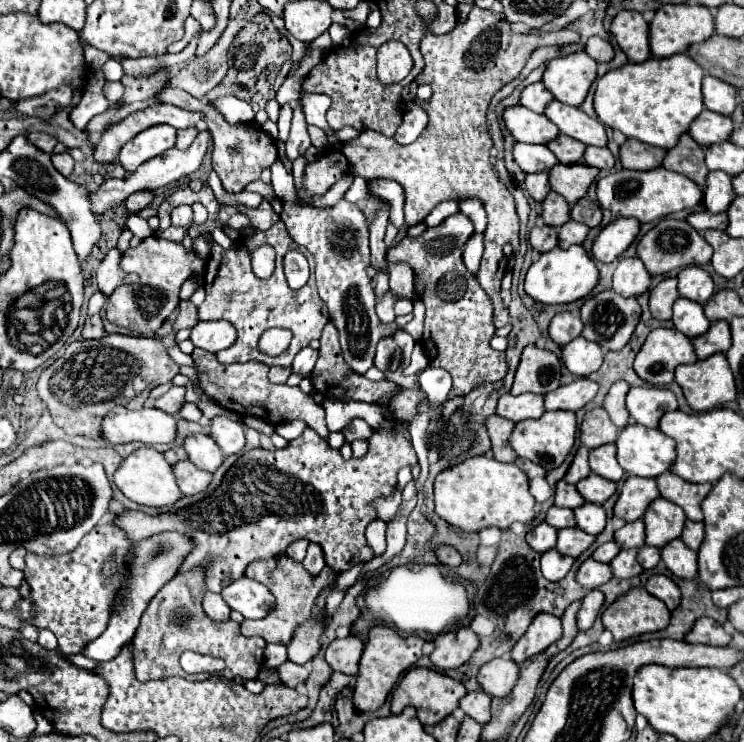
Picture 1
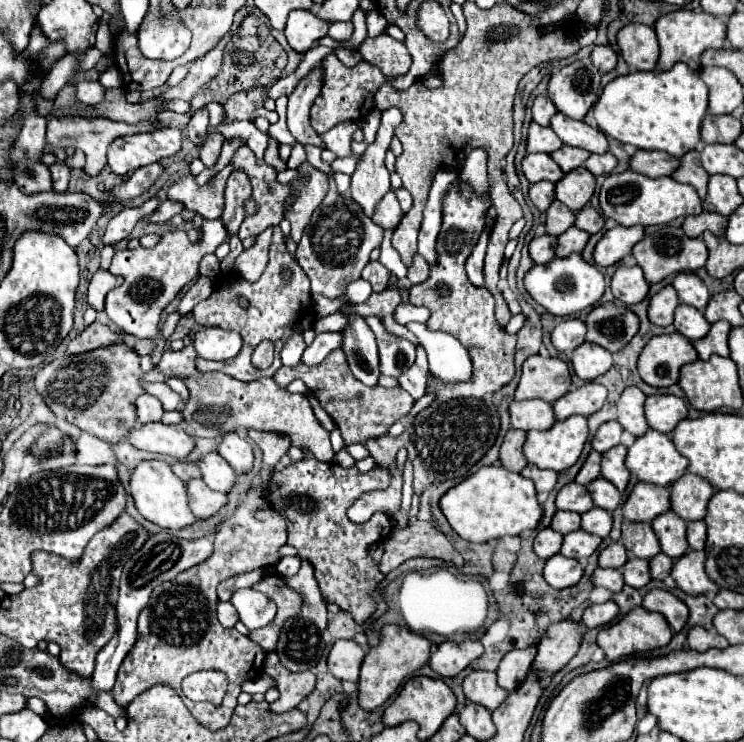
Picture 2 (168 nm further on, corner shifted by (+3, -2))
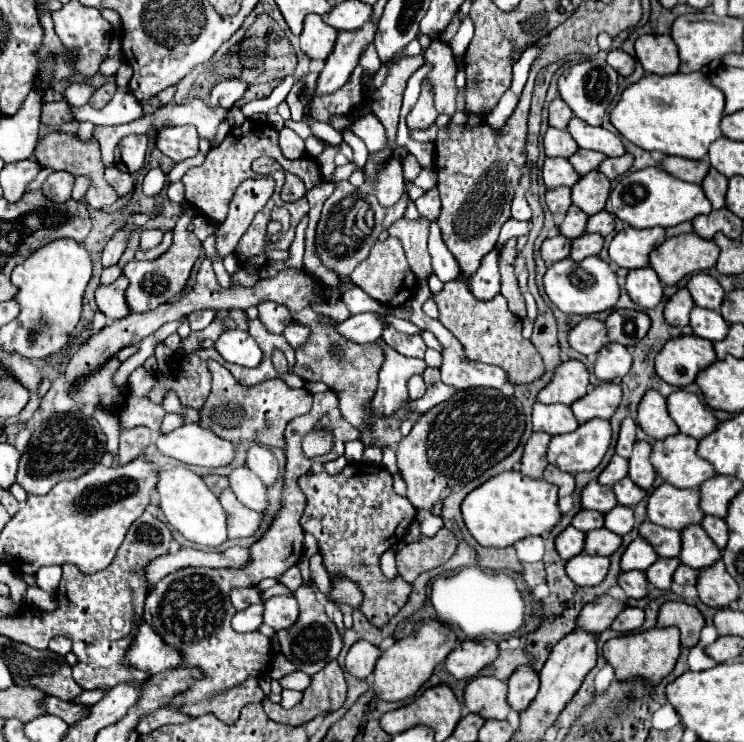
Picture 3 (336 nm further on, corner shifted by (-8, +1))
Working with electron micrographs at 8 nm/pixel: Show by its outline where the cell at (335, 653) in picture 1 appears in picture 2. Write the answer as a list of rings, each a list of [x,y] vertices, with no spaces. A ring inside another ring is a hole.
[[[337,640],[329,652],[327,666],[335,678],[357,682],[363,658],[363,648],[357,646],[353,640]]]

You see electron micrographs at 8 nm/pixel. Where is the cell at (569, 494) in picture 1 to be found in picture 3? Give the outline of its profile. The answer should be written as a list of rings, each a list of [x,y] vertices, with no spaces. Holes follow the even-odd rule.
[[[590,481],[582,491],[582,507],[596,509],[600,513],[608,513],[618,505],[612,487],[604,487],[598,481]]]

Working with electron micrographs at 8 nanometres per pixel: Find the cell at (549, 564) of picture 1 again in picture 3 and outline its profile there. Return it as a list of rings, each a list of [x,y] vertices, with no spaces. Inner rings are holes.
[[[580,553],[566,563],[568,577],[580,587],[594,587],[604,581],[610,569],[610,557],[594,557]]]

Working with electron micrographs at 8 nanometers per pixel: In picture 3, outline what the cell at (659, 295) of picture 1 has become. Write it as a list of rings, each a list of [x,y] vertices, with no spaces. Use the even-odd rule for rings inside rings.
[[[684,287],[676,295],[670,297],[670,301],[666,303],[666,309],[664,309],[664,317],[670,325],[686,327],[690,323],[688,315],[690,315],[692,307],[694,307],[694,301],[690,297],[690,291]]]

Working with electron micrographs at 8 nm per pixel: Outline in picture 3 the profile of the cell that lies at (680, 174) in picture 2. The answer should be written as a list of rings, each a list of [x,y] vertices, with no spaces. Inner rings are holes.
[[[710,169],[710,173],[702,181],[702,189],[714,209],[722,207],[722,199],[726,197],[726,187],[728,187],[728,179],[722,173],[716,173],[714,169]]]

